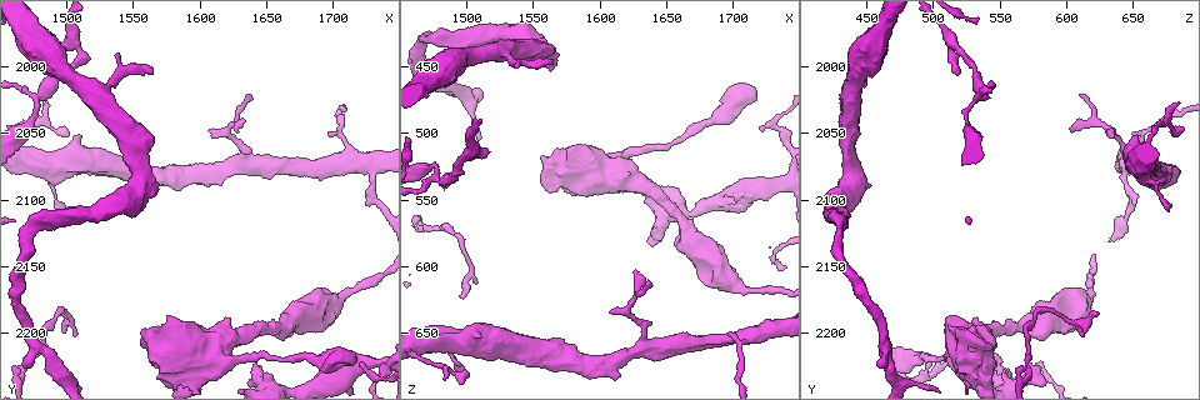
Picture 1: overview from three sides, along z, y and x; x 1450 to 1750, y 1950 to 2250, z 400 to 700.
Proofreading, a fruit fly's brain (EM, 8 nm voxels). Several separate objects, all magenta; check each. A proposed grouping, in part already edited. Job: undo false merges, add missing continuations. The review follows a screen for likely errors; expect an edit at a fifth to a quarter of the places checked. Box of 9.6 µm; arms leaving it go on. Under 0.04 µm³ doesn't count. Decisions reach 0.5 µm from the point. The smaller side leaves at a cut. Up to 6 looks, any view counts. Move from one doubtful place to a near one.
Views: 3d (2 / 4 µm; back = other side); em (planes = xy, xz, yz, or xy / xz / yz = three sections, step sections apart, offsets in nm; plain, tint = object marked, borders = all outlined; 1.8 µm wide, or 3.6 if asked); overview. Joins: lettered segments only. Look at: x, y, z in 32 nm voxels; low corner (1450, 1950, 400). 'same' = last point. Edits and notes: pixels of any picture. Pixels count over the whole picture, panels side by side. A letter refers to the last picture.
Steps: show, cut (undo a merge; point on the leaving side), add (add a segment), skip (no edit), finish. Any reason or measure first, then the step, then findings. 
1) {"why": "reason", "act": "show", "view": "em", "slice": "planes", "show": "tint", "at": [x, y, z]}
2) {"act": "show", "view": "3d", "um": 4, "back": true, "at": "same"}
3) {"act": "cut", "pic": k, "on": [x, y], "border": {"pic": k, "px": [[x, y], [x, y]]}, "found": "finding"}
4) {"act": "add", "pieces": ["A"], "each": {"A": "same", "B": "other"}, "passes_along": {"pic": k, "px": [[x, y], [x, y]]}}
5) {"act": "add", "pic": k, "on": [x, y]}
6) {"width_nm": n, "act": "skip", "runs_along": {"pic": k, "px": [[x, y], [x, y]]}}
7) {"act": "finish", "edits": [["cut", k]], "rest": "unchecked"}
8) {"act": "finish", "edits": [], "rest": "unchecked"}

{"act": "show", "view": "3d", "um": 4, "at": [1626, 2048, 602]}

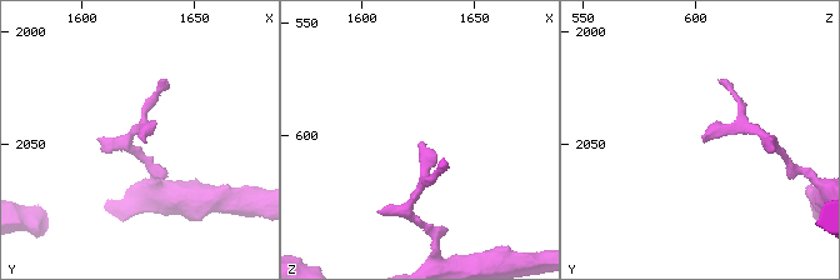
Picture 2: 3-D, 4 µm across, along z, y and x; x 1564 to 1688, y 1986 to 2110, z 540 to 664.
{"why": "need the tissue", "act": "show", "view": "em", "slice": "planes", "show": "borders", "at": [1627, 2048, 603]}

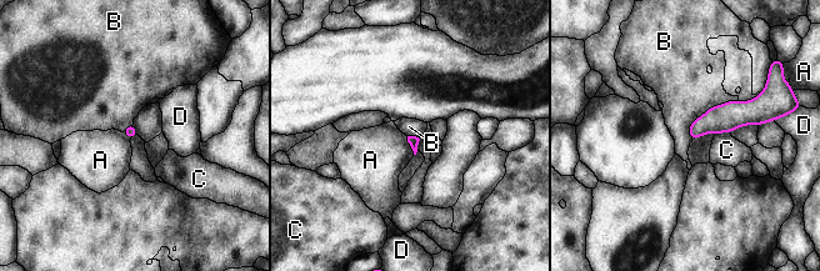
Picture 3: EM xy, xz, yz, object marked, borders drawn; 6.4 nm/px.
{"longest_contact_nm": ["B", 400], "act": "skip", "each": {"A": "other", "B": "other", "C": "other", "D": "other"}, "runs_along": {"pic": 3, "px": [[763, 118], [718, 119], [693, 136]]}, "found": "no lettered segment goes on from it"}

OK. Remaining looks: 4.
{"why": "an open end", "act": "show", "view": "em", "slice": "yz", "step": 16, "show": "tint", "at": [1498, 2106, 676]}

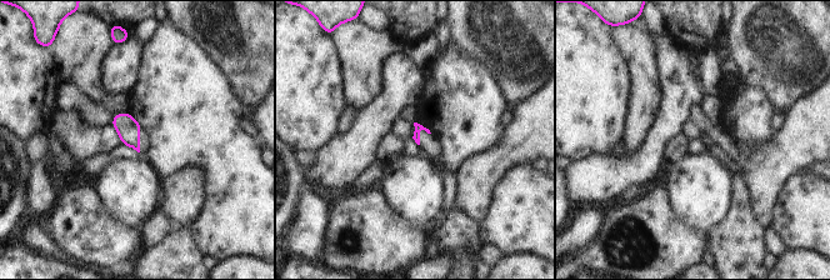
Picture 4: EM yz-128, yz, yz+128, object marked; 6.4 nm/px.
{"why": "another direction", "act": "show", "view": "em", "slice": "planes", "show": "borders", "at": "same"}

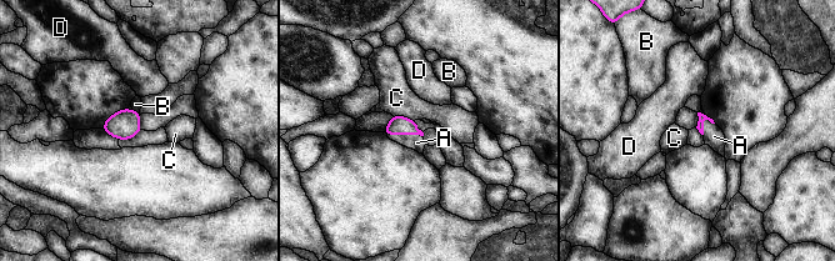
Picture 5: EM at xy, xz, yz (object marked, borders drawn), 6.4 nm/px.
{"longest_contact_nm": ["A", 240], "act": "add", "pieces": ["A"], "each": {"A": "same", "B": "other", "C": "other", "D": "other"}, "found": "it goes on there"}

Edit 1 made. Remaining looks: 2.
{"why": "end of a long branch", "act": "show", "view": "em", "slice": "planes", "show": "borders", "at": [1716, 2222, 470]}

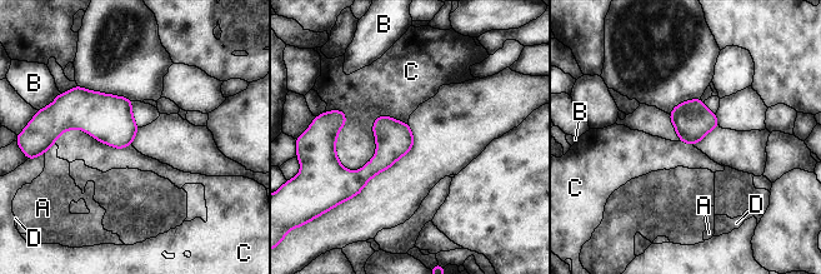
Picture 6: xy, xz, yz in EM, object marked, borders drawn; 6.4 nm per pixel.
{"act": "skip", "each": {"A": "other", "B": "other", "C": "other", "D": "other"}, "border": {"pic": 6, "px": [[328, 110], [408, 123]]}, "found": "no lettered segment goes on from it"}

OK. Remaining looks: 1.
{"act": "finish", "edits": [["add", 5]], "rest": "unchecked"}

